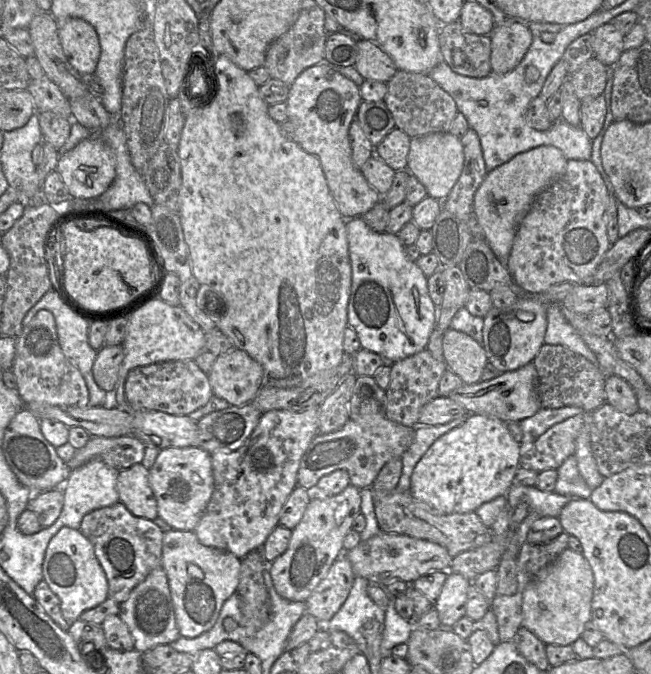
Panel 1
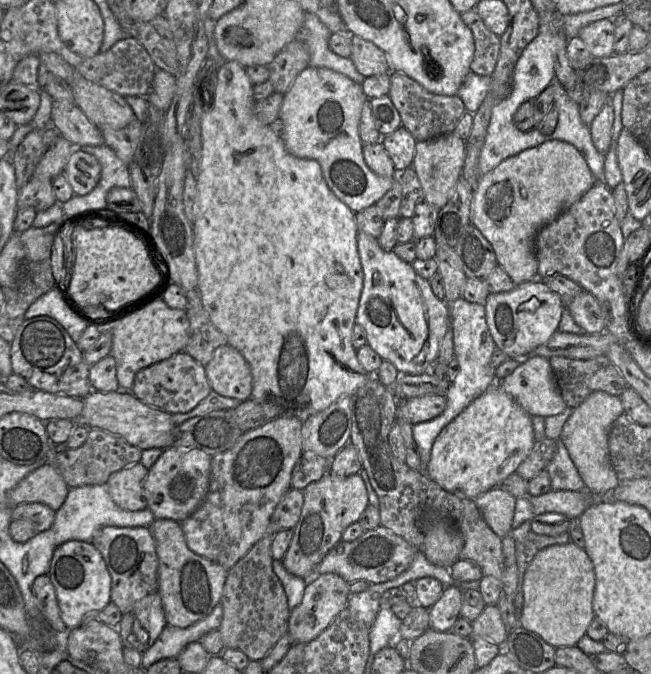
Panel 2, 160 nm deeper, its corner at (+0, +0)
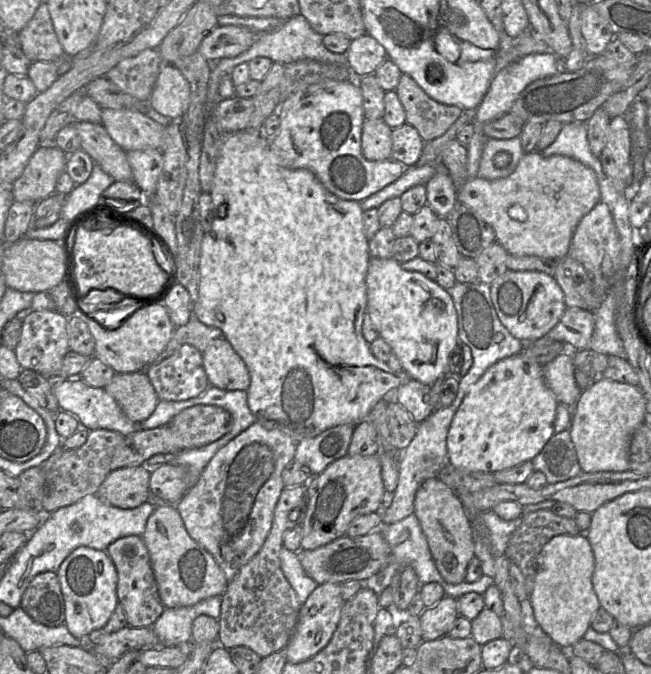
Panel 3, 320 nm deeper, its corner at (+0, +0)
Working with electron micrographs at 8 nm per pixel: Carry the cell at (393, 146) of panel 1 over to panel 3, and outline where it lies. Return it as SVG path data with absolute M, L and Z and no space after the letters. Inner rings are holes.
M404 123L400 127L392 129L392 156L391 158L408 167L416 165L425 142L416 128Z

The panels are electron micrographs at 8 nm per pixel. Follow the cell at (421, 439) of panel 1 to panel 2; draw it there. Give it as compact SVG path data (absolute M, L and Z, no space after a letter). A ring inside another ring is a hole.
M460 297L450 305L450 326L453 330L454 355L459 363L460 371L445 395L446 408L437 417L412 426L413 437L421 461L420 470L425 473L433 443L441 430L496 381L501 381L496 379L495 370L491 366L491 358L496 344L487 325L485 306L468 302Z

